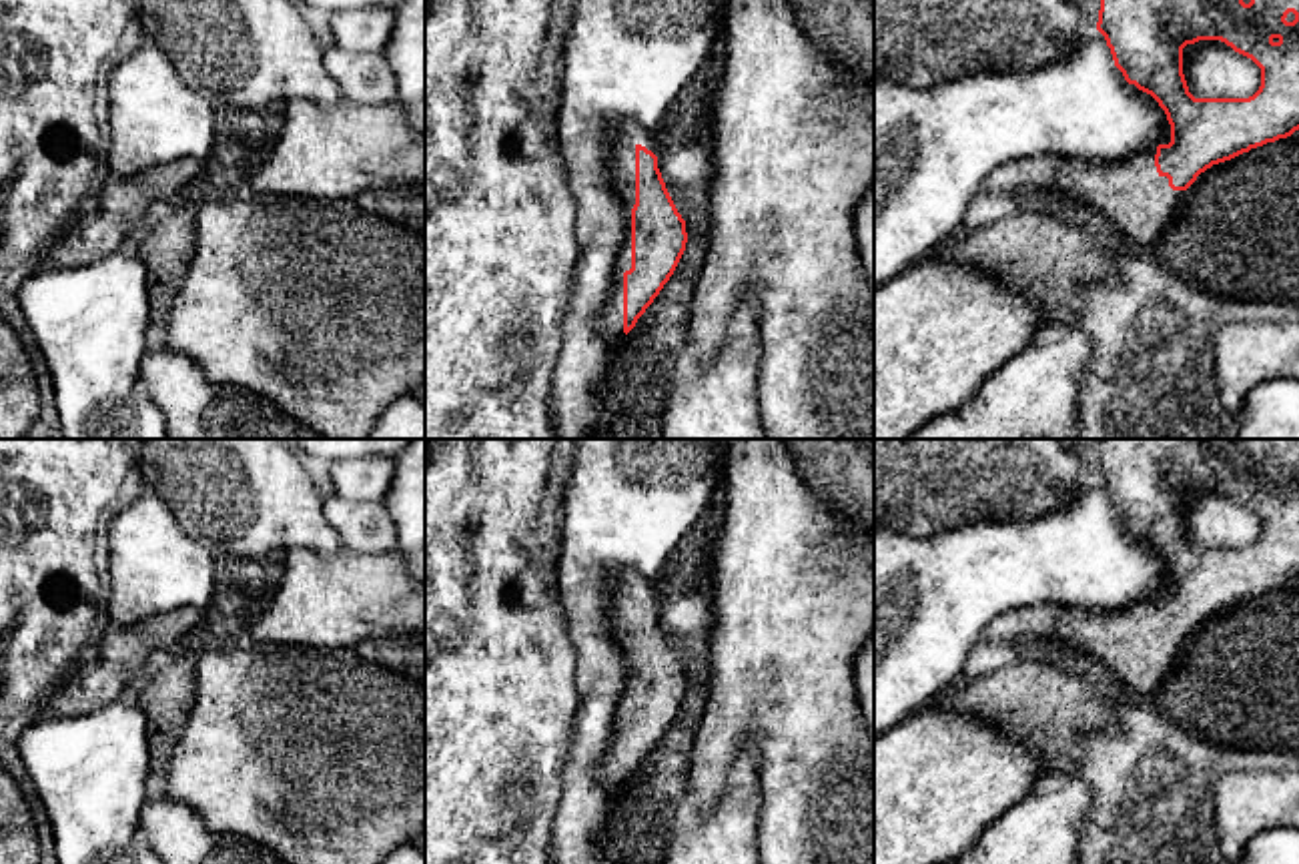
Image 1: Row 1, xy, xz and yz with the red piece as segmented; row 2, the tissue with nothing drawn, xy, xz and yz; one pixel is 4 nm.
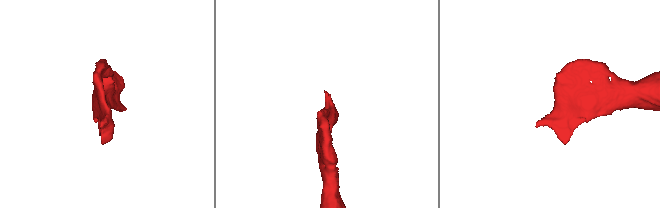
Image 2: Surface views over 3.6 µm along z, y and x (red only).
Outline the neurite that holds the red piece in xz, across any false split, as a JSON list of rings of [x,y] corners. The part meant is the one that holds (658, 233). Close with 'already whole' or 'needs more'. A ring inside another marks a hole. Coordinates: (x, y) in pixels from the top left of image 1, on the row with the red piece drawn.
[[[625,122],[611,140],[611,176],[625,208],[625,231],[595,329],[607,343],[621,343],[674,275],[688,233],[641,126]]] | needs more

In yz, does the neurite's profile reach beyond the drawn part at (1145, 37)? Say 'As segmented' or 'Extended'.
Extended

